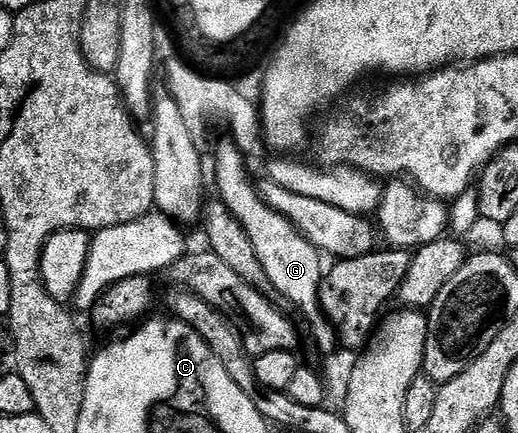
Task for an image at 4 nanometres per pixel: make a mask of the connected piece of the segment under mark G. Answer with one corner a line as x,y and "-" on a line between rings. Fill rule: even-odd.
226,140
215,150
215,186
219,189
218,201
227,205
227,211
233,215
245,228
249,240
253,240
253,248
257,252
257,260
261,260
261,268
265,268
265,276
269,276
269,284
273,284
275,294
292,302
301,313
307,317
311,325
311,336
315,340
315,346
323,354
331,354
339,346
339,335
335,333
334,327
327,321
319,304
319,285
323,282
325,273
324,255
309,240
301,236
301,232
281,212
277,212
272,206
267,205
263,199
260,187
251,183
251,174
247,171
248,159
235,146
231,140

